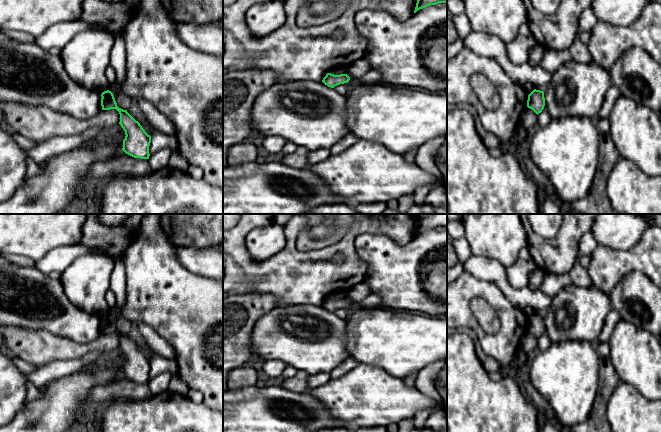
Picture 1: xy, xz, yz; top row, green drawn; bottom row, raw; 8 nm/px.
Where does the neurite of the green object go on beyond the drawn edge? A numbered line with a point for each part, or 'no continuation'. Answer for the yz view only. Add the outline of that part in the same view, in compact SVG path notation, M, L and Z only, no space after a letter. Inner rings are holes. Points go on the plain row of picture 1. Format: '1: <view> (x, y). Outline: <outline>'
no continuation

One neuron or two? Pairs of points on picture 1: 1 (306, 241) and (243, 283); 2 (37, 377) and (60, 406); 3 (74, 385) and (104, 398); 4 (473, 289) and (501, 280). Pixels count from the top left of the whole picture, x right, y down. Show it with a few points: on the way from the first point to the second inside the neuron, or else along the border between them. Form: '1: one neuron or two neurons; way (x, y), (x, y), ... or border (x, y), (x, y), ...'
1: two neurons; border (295, 248), (298, 250), (320, 248)
2: two neurons; border (66, 376), (55, 378), (40, 389)
3: two neurons; border (112, 382), (106, 385), (95, 386), (87, 402)
4: two neurons; border (471, 273), (477, 278), (493, 282), (508, 300)

